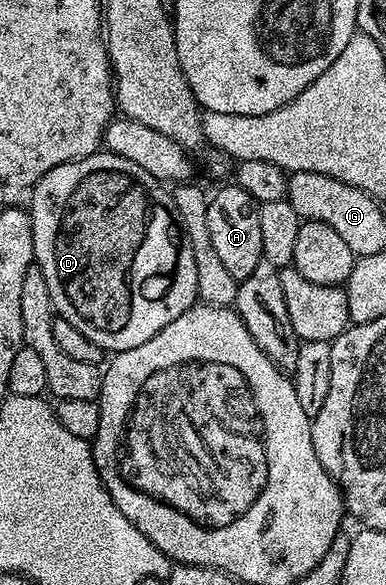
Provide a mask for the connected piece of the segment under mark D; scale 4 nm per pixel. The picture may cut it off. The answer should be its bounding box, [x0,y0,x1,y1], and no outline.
[30,149,199,352]

